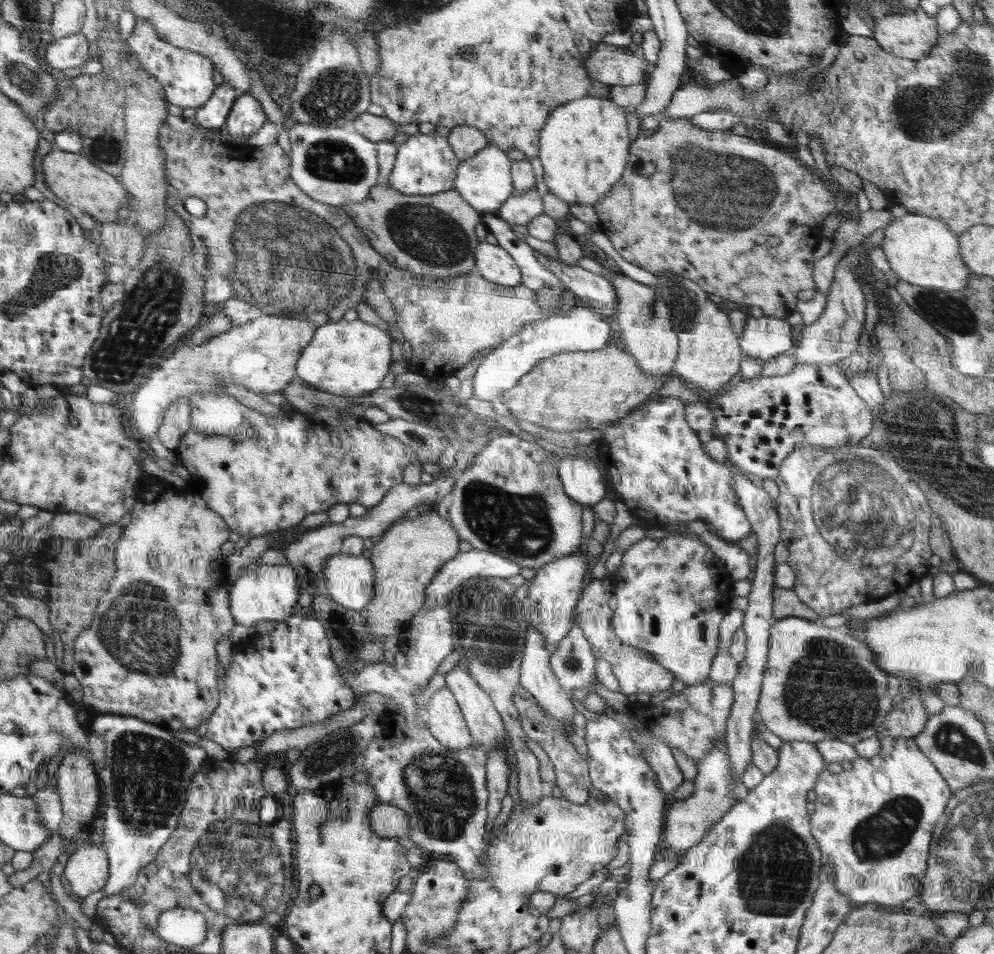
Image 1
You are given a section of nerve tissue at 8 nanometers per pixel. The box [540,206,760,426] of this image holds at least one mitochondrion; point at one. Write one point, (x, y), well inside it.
(684, 302)

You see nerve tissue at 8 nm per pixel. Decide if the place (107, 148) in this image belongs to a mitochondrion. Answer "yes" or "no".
yes

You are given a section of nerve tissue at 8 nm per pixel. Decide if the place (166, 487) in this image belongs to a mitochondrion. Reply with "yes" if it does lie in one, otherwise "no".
no

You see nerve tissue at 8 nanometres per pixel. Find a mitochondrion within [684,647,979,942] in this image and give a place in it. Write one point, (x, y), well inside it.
(773, 874)

